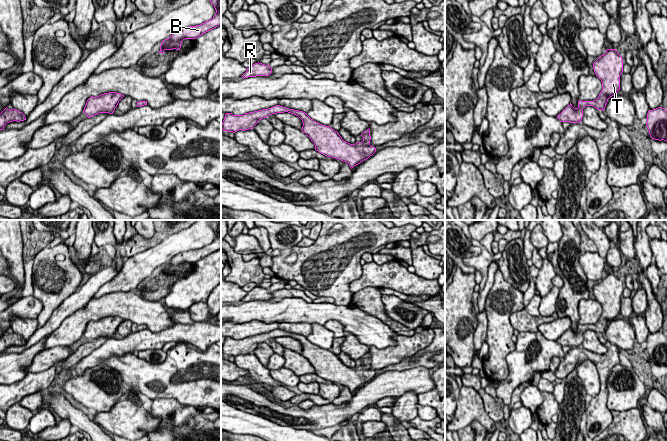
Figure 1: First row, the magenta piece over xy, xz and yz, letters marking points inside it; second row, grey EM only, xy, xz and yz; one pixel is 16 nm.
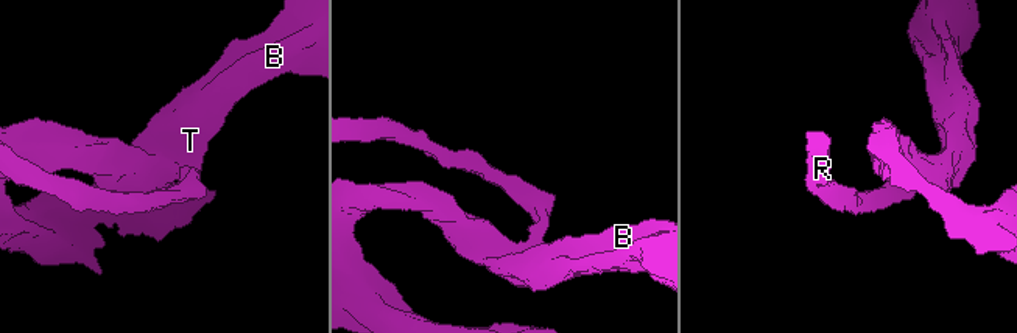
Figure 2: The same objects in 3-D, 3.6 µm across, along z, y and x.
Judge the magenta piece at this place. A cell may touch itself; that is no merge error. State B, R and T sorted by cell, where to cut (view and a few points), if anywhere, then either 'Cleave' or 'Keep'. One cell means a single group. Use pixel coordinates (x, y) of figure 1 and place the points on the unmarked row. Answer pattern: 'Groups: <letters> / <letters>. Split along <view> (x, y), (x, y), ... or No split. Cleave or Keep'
Groups: B R T. No split. Keep

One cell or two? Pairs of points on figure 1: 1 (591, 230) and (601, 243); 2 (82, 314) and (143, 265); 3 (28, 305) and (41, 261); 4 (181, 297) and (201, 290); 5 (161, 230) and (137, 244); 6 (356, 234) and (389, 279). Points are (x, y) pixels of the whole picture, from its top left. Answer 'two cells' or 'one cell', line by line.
1: one cell
2: two cells
3: two cells
4: one cell
5: one cell
6: two cells

